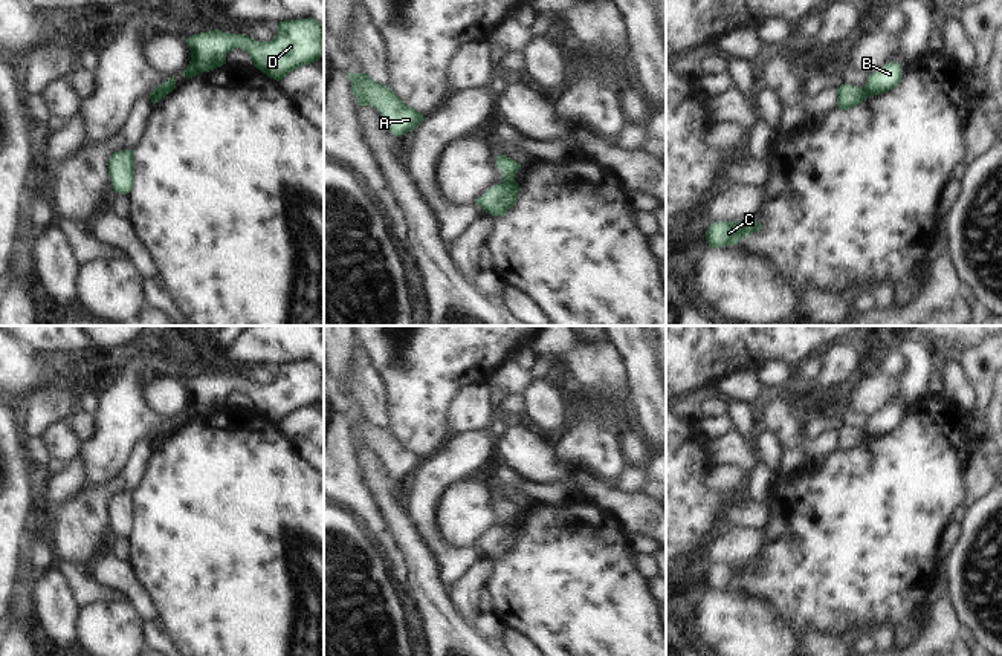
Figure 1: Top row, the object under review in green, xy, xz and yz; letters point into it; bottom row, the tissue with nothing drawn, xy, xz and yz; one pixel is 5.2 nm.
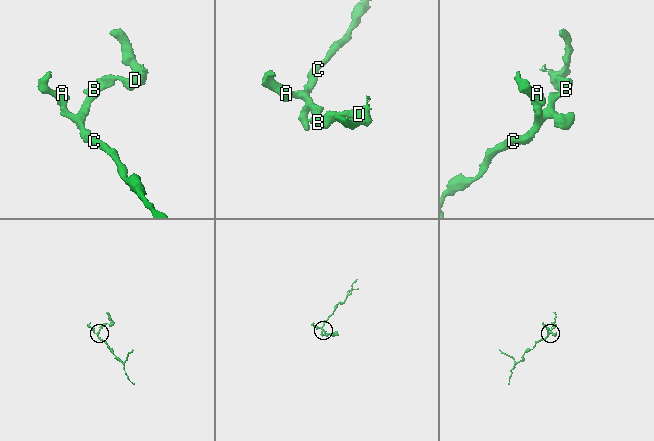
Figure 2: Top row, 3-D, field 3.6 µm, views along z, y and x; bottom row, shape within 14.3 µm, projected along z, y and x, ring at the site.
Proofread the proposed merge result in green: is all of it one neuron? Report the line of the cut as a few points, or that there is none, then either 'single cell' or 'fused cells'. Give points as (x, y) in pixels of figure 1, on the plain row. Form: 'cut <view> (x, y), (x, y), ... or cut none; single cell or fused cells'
cut xy (153, 433), (164, 433), (167, 436); fused cells

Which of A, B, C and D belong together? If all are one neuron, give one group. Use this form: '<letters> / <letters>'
A C / B D

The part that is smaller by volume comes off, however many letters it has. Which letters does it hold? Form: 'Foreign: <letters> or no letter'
Foreign: B, D

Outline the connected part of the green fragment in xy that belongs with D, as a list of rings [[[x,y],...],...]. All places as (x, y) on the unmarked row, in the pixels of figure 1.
[[[313,361],[284,362],[270,384],[257,384],[243,376],[218,372],[200,375],[186,385],[191,404],[182,419],[188,422],[226,407],[226,396],[237,390],[246,393],[257,411],[281,424],[290,414],[319,402],[324,391],[324,369]]]

